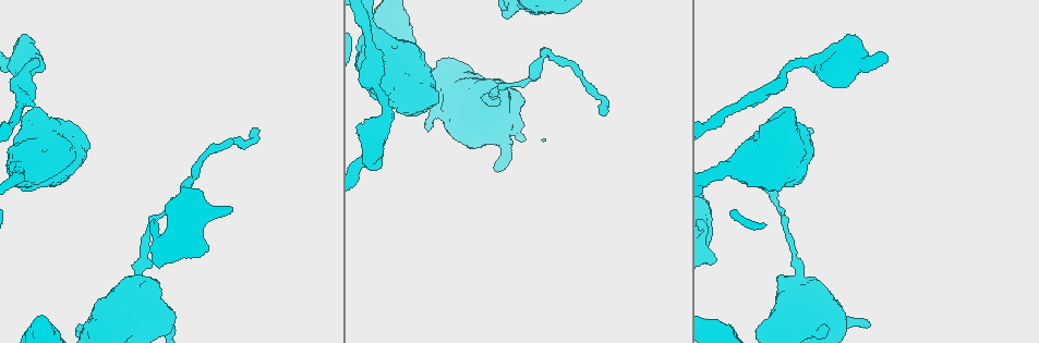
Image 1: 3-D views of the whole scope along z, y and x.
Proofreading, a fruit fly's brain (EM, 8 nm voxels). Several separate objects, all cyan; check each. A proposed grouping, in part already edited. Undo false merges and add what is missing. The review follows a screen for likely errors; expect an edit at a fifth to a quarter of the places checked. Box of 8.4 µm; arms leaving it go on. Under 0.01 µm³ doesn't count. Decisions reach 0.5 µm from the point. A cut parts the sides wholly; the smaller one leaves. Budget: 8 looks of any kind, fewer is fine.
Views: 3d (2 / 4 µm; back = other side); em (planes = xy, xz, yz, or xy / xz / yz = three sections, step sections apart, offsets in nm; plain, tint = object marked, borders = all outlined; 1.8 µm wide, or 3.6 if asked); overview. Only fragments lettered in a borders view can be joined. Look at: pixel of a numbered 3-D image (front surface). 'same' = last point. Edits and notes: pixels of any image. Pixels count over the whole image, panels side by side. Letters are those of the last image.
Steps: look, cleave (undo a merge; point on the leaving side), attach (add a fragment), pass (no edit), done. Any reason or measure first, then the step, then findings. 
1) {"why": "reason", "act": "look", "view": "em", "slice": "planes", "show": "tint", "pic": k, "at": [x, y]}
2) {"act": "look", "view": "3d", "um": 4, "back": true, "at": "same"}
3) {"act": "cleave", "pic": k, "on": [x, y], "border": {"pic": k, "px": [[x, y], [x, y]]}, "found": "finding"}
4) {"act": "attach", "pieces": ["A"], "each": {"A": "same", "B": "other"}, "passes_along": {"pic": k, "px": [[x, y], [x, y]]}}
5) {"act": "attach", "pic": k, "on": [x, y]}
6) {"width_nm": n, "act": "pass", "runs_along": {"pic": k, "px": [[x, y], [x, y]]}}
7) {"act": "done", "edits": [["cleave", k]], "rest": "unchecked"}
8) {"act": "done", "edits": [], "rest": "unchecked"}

{"act": "look", "view": "em", "slice": "xy", "step": 4, "show": "borders", "pic": 1, "at": [812, 131]}

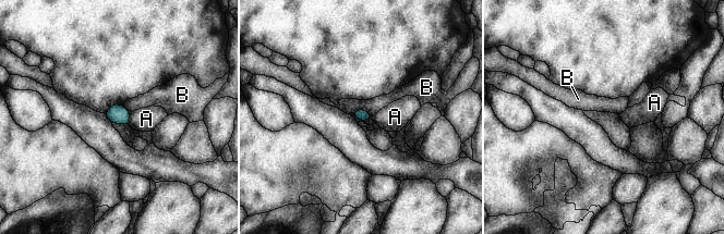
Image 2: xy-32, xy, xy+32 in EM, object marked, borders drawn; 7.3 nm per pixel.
{"act": "pass", "each": {"A": "other", "B": "other"}, "border": {"pic": 2, "px": [[352, 112], [364, 109], [371, 115]]}, "found": "no lettered fragment goes on from it"}

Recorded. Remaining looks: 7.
{"why": "an open end", "act": "look", "view": "3d", "um": 2, "back": true, "pic": 1, "at": [851, 79]}

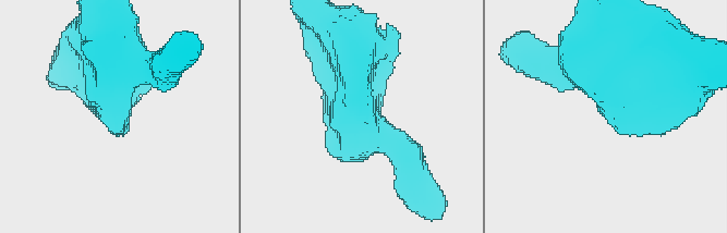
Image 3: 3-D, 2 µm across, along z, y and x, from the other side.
{"act": "look", "view": "em", "slice": "yz", "step": 8, "show": "tint", "pic": 3, "at": [373, 110]}

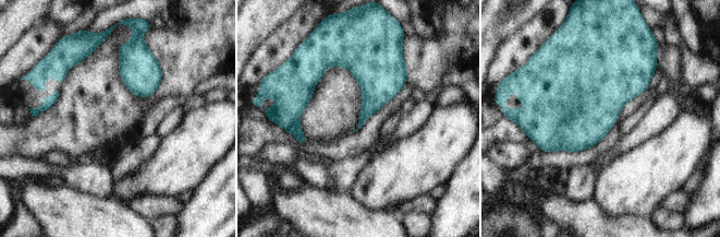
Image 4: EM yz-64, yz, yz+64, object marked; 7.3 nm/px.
{"why": "another direction", "act": "look", "view": "em", "slice": "planes", "show": "borders", "at": "same"}

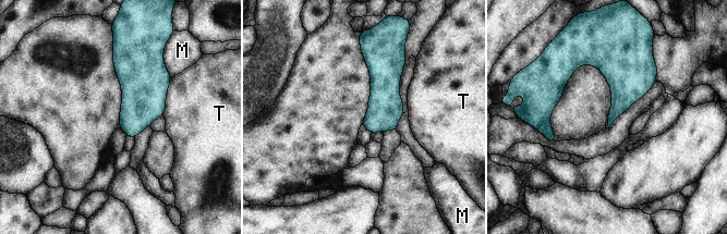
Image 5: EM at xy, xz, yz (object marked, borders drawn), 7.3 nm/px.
{"longest_contact_nm": ["T", 280], "act": "pass", "each": {"M": "other", "T": "other"}, "border": {"pic": 5, "px": [[171, 77], [162, 114]]}, "found": "no lettered fragment goes on from it"}

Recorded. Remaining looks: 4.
{"why": "an open end", "act": "look", "view": "em", "slice": "planes", "show": "plain", "pic": 1, "at": [867, 325]}

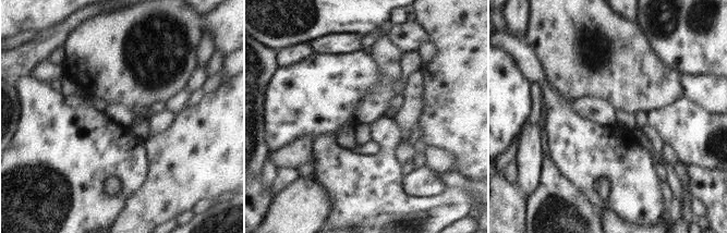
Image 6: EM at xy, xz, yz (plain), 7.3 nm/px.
{"act": "look", "view": "em", "slice": "planes", "show": "borders", "at": "same"}

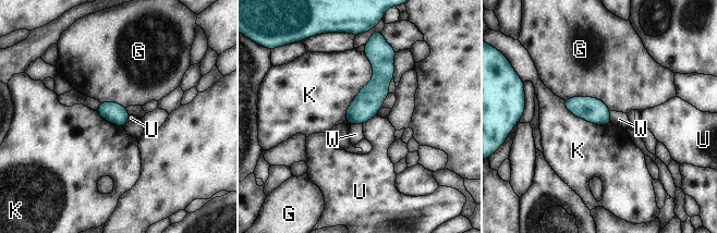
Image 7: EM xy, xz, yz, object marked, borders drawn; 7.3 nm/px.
{"width_nm": 150, "longest_contact_nm": ["K", 550], "act": "pass", "each": {"G": "other", "K": "other", "U": "other", "W": "other"}, "found": "none of them fits"}

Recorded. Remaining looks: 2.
{"act": "done", "edits": [], "rest": "unchecked"}

